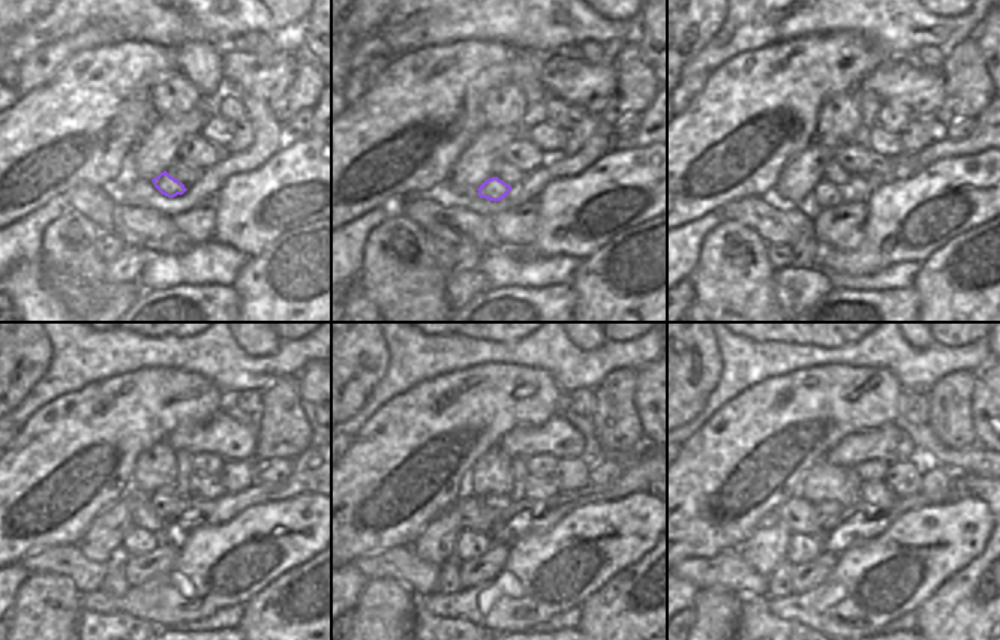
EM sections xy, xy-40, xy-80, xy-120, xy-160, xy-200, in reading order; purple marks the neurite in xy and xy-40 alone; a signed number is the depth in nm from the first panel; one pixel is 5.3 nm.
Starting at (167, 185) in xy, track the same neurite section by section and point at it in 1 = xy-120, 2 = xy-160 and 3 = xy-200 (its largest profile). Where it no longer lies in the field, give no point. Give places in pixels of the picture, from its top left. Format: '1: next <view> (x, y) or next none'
1: next xy-120 (137, 541)
2: next xy-160 (470, 544)
3: next xy-200 (802, 547)

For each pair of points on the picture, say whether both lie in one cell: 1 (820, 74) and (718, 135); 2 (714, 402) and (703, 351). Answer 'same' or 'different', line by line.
1: same
2: different

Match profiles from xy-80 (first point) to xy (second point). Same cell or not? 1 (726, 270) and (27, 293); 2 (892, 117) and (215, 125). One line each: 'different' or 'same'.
1: different
2: different

